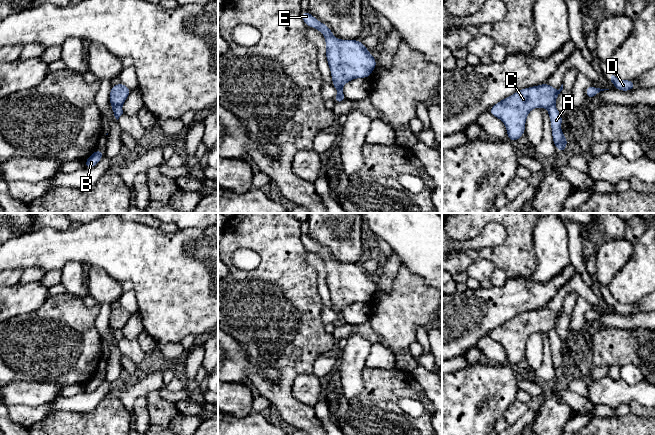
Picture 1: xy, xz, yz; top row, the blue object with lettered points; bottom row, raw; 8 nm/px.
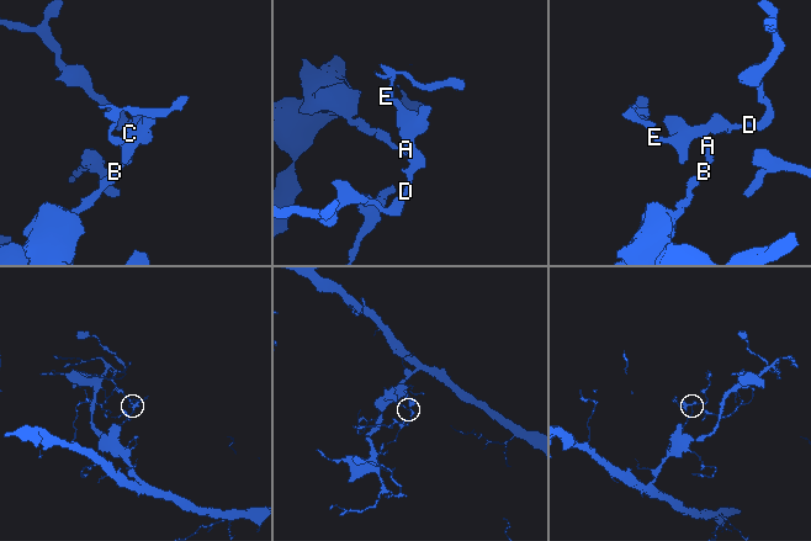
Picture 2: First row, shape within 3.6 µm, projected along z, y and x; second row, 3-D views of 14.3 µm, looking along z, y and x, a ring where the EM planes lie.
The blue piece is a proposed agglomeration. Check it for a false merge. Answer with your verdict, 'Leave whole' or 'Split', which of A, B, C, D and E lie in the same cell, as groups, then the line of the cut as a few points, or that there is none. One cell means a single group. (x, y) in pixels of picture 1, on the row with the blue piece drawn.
Split. Groups: A B / C D E. Split along xy (111, 103), (121, 106)

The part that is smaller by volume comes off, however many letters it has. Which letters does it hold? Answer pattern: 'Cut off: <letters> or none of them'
Cut off: C, D, E

